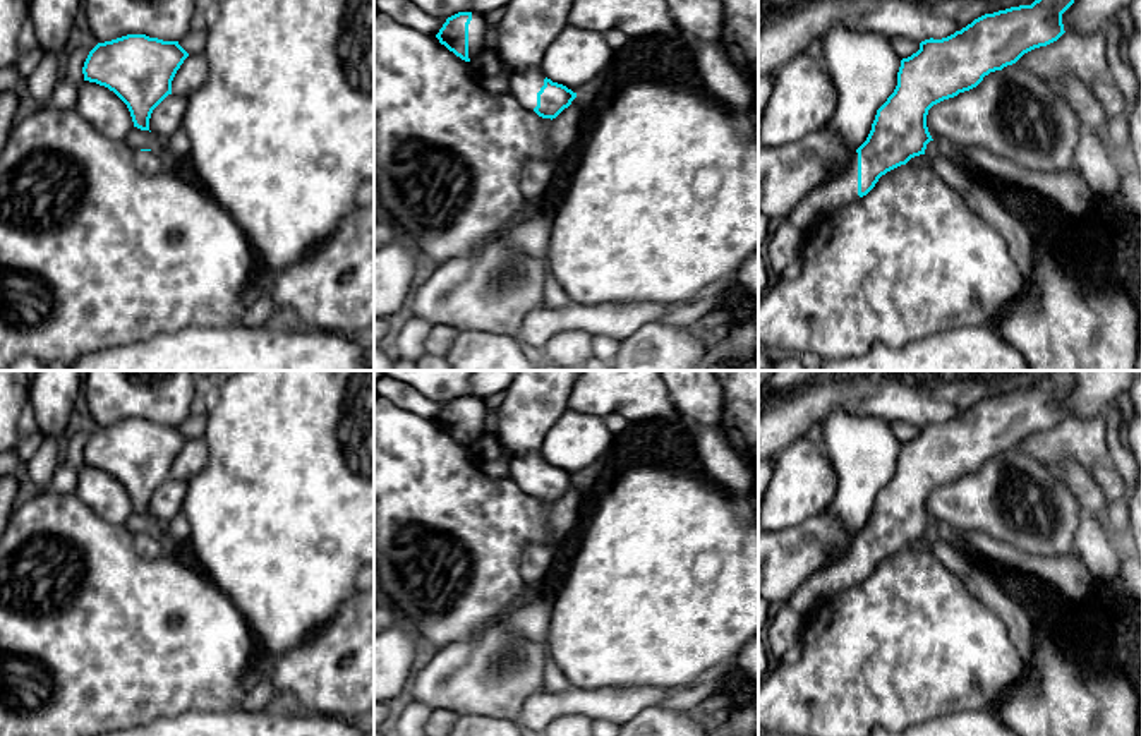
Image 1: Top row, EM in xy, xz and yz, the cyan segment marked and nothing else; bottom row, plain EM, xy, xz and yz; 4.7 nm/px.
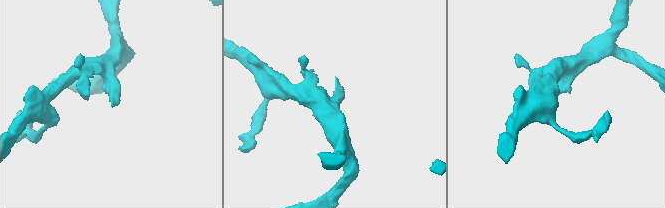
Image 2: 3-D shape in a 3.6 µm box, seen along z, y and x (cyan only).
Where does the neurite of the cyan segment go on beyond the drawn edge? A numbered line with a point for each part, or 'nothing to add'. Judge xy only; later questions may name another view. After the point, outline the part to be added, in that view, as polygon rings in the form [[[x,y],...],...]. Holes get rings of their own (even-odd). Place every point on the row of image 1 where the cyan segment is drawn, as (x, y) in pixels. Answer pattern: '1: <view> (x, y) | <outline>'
1: xy (148, 162) | [[[151,149],[151,151],[136,151],[134,153],[134,163],[146,175],[156,175],[156,173],[163,173],[163,172],[168,170],[165,166],[165,163],[161,161],[161,158],[154,153],[154,149]]]

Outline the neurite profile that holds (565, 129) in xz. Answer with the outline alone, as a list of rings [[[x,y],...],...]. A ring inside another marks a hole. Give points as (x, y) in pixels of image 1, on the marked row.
[[[577,94],[568,108],[564,108],[551,125],[551,160],[554,163],[575,146],[580,134],[580,122],[585,113],[589,113],[589,105],[585,94]]]

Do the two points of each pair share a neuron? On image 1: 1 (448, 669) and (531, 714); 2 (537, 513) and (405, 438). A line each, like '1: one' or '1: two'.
1: two
2: one

